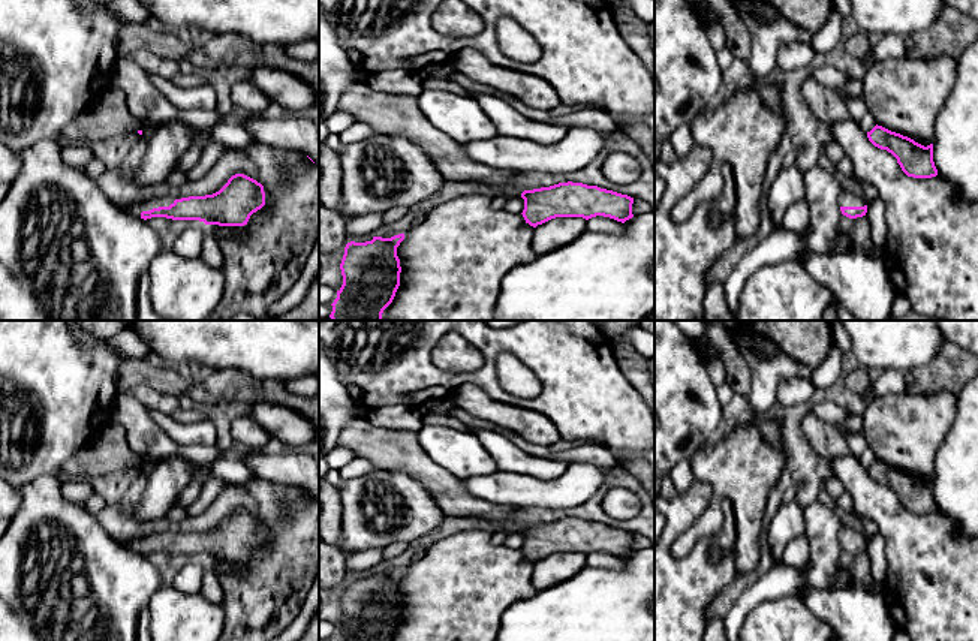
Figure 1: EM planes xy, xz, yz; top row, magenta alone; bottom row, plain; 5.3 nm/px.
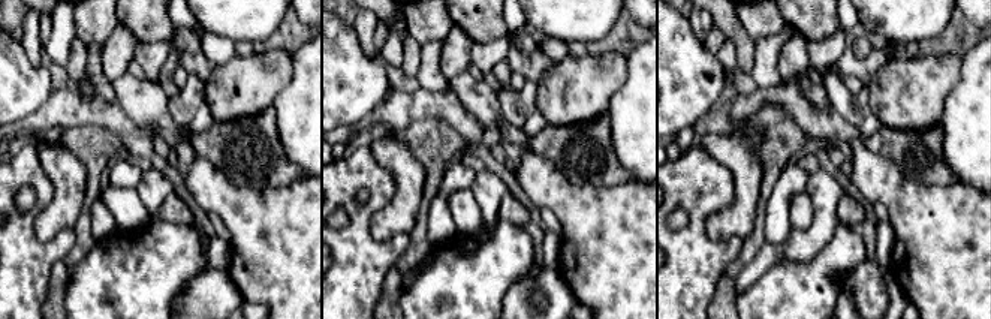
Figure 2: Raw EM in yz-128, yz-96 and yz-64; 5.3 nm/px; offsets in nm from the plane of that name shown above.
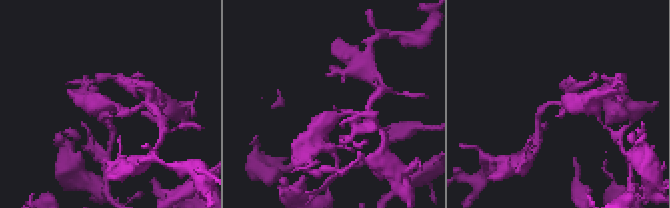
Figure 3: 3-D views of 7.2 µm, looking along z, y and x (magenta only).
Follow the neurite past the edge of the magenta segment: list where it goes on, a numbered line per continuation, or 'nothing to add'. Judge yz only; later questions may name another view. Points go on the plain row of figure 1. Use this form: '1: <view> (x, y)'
1: yz (845, 535)

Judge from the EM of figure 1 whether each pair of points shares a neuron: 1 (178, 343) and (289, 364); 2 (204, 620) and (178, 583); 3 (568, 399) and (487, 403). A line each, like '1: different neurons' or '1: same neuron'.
1: same neuron
2: different neurons
3: different neurons

